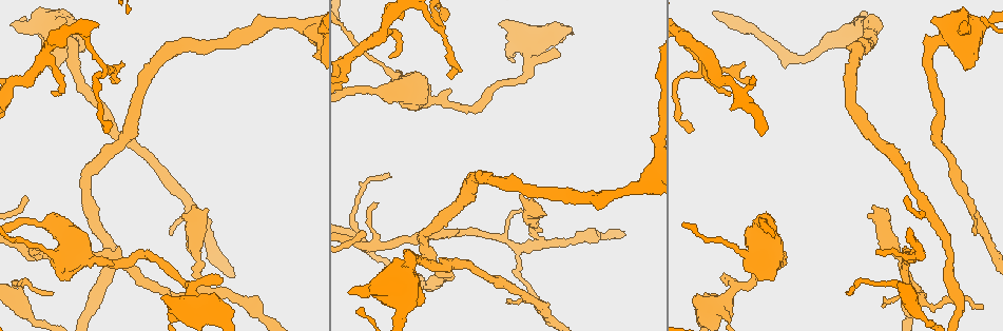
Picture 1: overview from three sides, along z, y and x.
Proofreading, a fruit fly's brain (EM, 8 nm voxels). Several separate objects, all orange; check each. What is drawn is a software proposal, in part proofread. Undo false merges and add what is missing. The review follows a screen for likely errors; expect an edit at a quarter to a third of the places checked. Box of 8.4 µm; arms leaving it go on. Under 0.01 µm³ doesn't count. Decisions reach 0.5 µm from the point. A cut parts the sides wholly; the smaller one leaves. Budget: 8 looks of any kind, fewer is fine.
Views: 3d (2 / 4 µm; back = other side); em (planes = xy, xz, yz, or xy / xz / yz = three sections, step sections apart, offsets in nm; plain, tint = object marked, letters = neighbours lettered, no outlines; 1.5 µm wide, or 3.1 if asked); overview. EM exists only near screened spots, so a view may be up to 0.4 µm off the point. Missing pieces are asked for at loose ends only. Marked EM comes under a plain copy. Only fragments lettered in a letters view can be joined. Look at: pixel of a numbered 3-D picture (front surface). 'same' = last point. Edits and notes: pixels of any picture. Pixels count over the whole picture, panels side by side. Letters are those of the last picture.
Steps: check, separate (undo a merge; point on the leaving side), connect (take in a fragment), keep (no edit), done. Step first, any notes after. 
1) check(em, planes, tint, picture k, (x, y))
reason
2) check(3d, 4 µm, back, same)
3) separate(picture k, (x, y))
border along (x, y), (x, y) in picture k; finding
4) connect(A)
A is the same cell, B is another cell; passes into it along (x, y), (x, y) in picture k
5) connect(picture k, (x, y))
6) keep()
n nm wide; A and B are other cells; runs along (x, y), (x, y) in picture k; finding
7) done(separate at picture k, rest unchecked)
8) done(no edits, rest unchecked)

check(3d, 2 µm, picture 1, (348, 292))
branch stops here

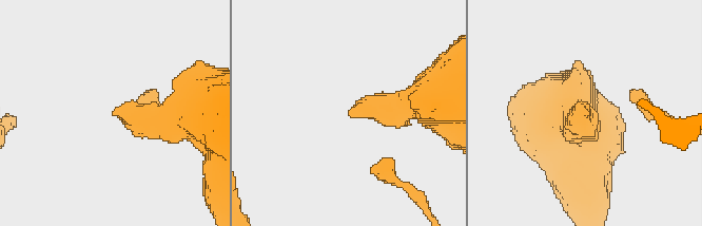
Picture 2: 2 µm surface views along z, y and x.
check(em, planes, letters, picture 2, (349, 114))

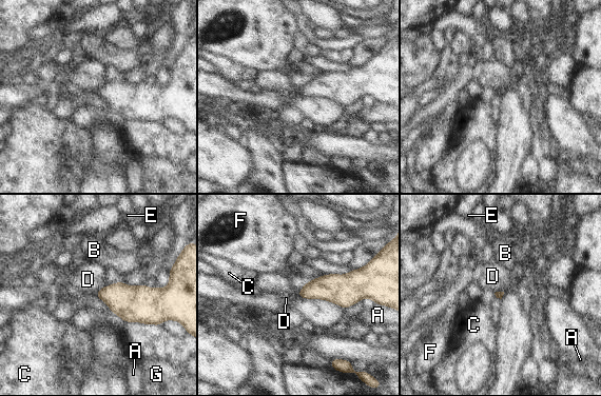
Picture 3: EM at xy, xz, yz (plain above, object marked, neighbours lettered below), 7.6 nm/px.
keep()
A, B, C, D, E, F and G are other cells; none of them fits

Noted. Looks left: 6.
check(em, xz, step 8, tint, picture 1, (424, 100))
calibre changes

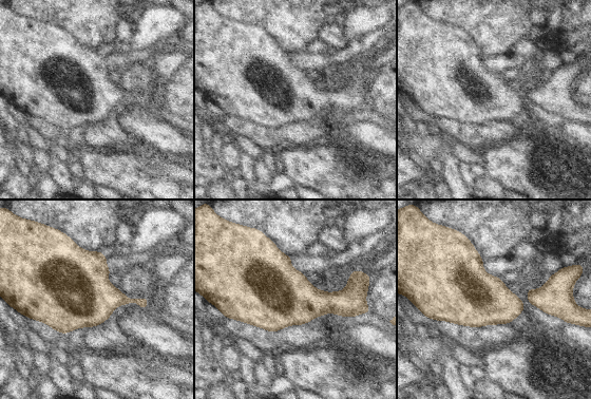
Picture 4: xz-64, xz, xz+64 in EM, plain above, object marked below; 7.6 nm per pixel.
check(em, planes, letters, same)

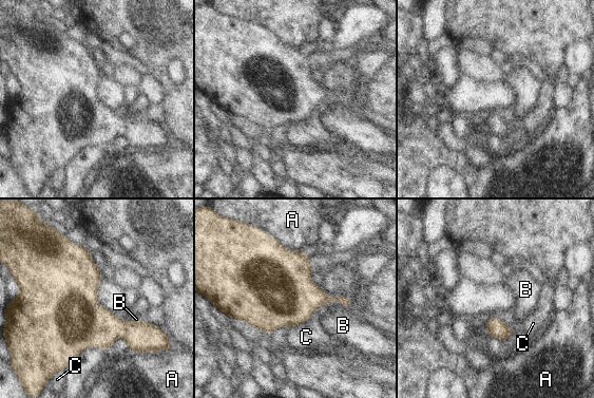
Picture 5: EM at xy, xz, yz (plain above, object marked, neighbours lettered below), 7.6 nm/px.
keep()
A, B and C are other cells; border along (329, 303), (337, 302), (349, 309) in picture 5; one neuron here

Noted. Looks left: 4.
check(3d, 4 µm, picture 1, (543, 242))
sudden change in width

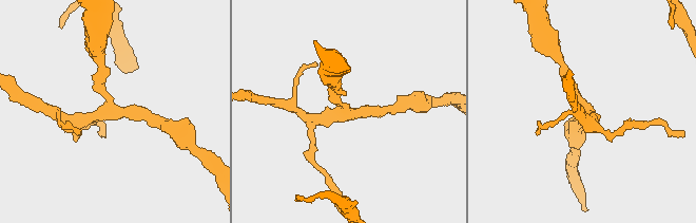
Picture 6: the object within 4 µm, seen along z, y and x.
check(em, planes, letters, picture 6, (343, 109))
3 arms

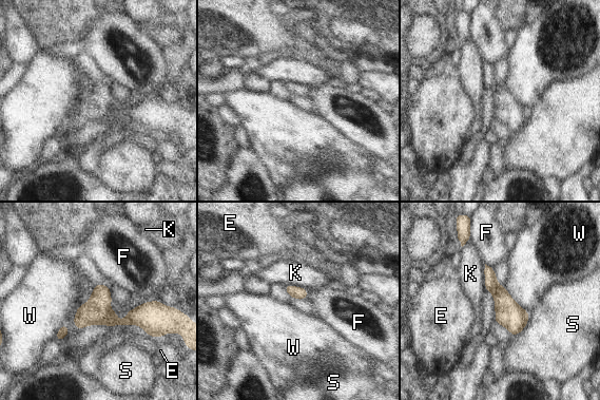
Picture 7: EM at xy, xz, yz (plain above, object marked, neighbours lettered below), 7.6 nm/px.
keep()
W touches over 280 nm; E, F, K, S and W are other cells; border along (503, 286), (528, 312) in picture 7; one neuron here

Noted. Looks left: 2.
done(no edits, rest unchecked)

